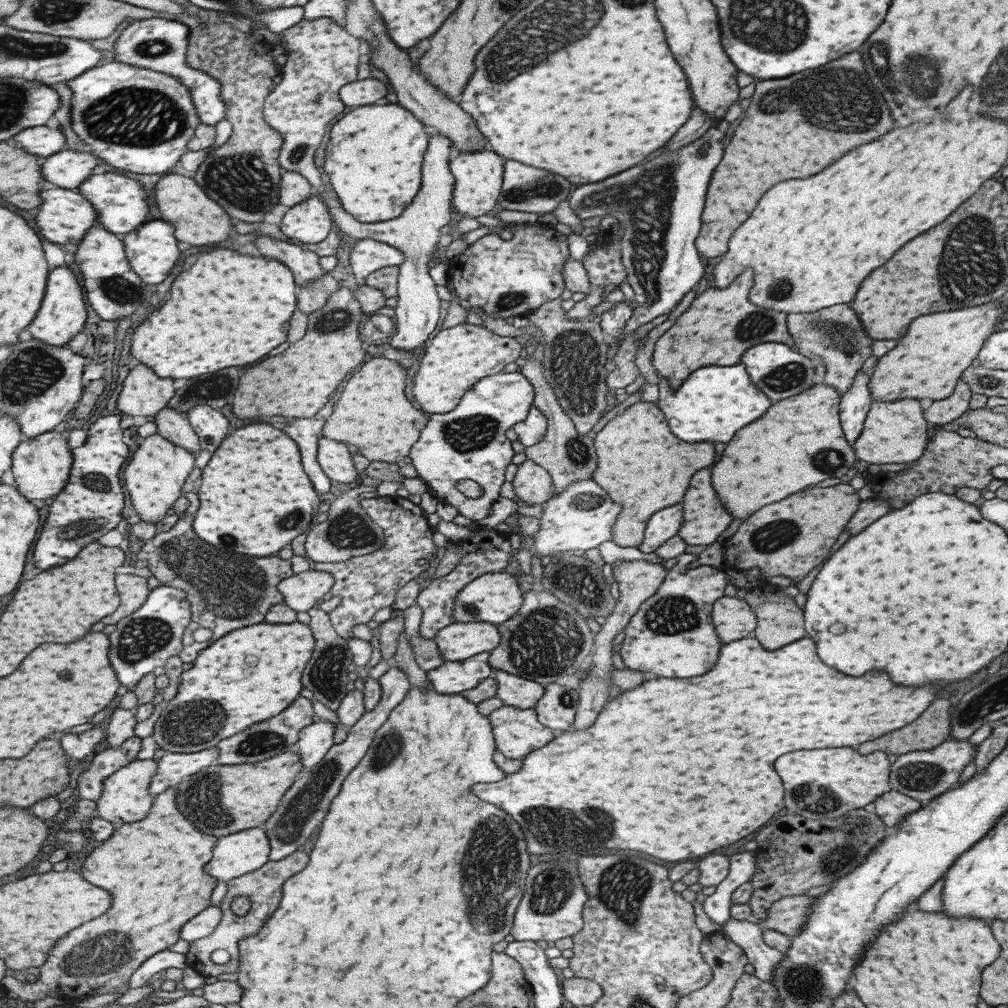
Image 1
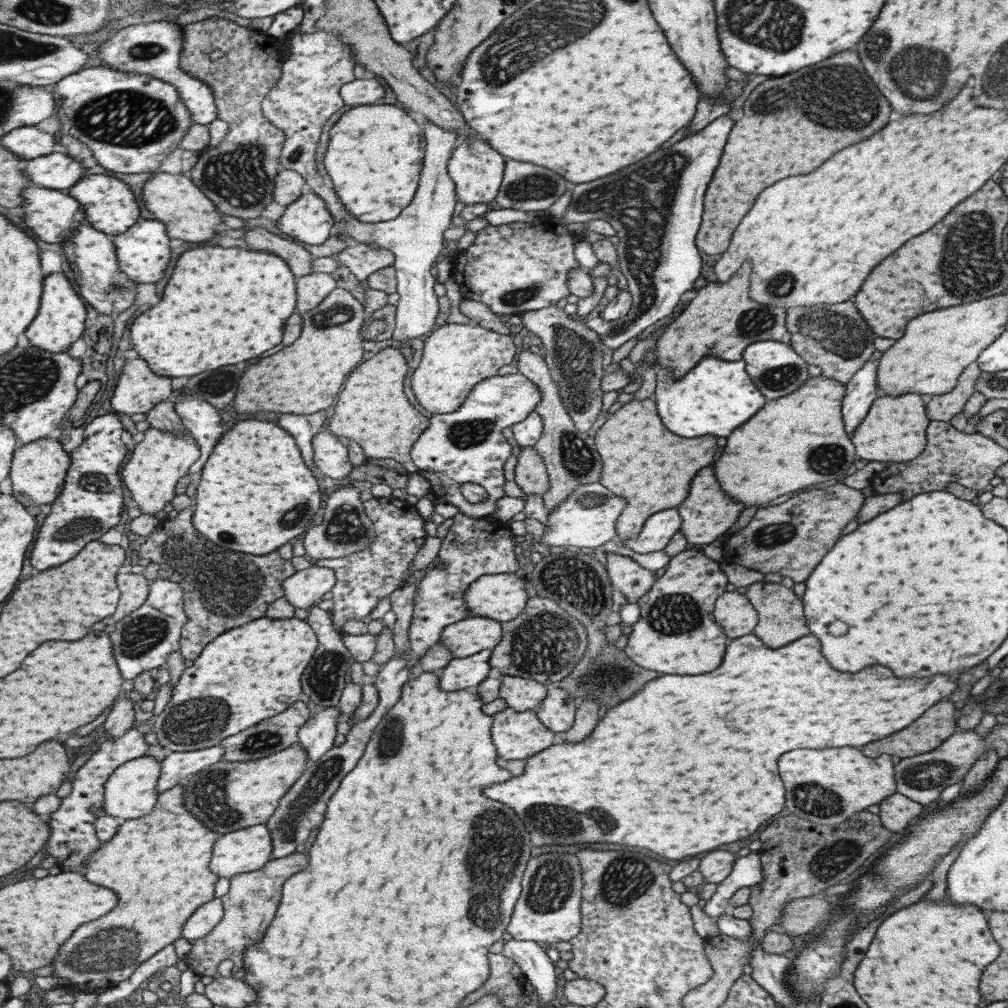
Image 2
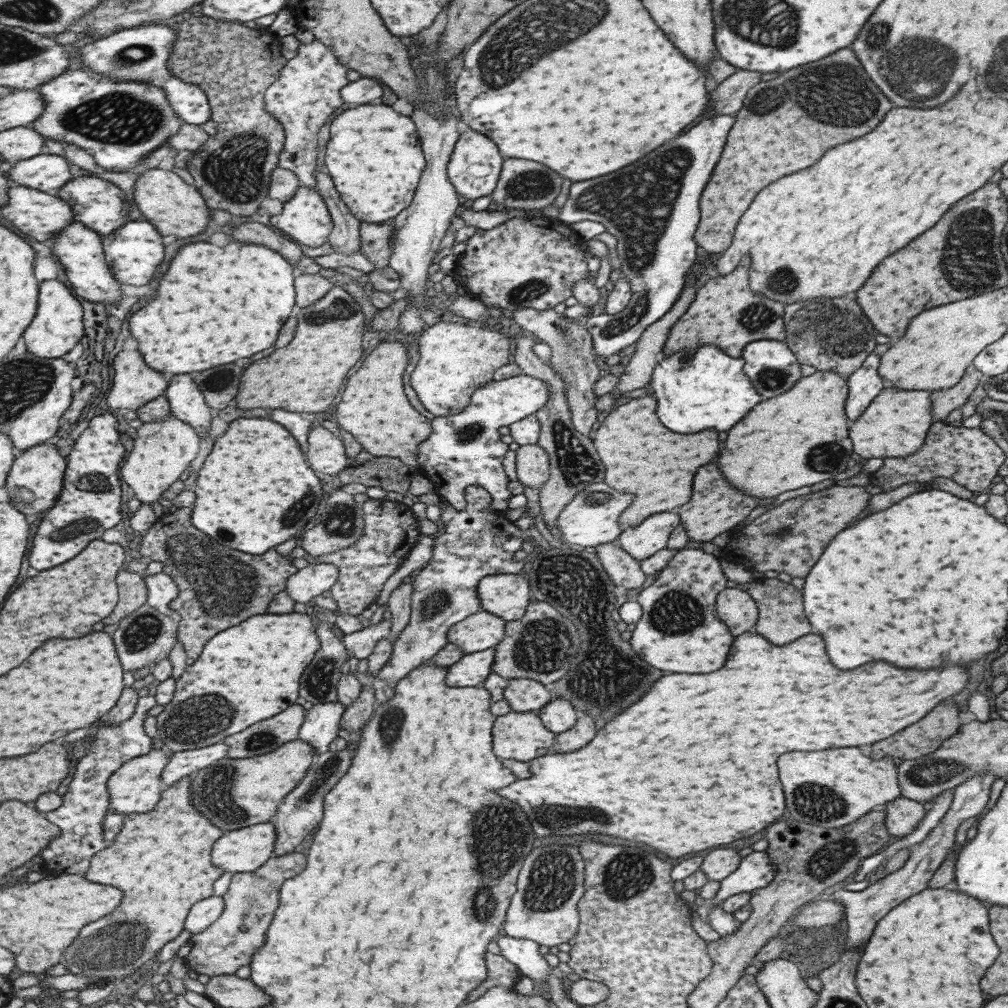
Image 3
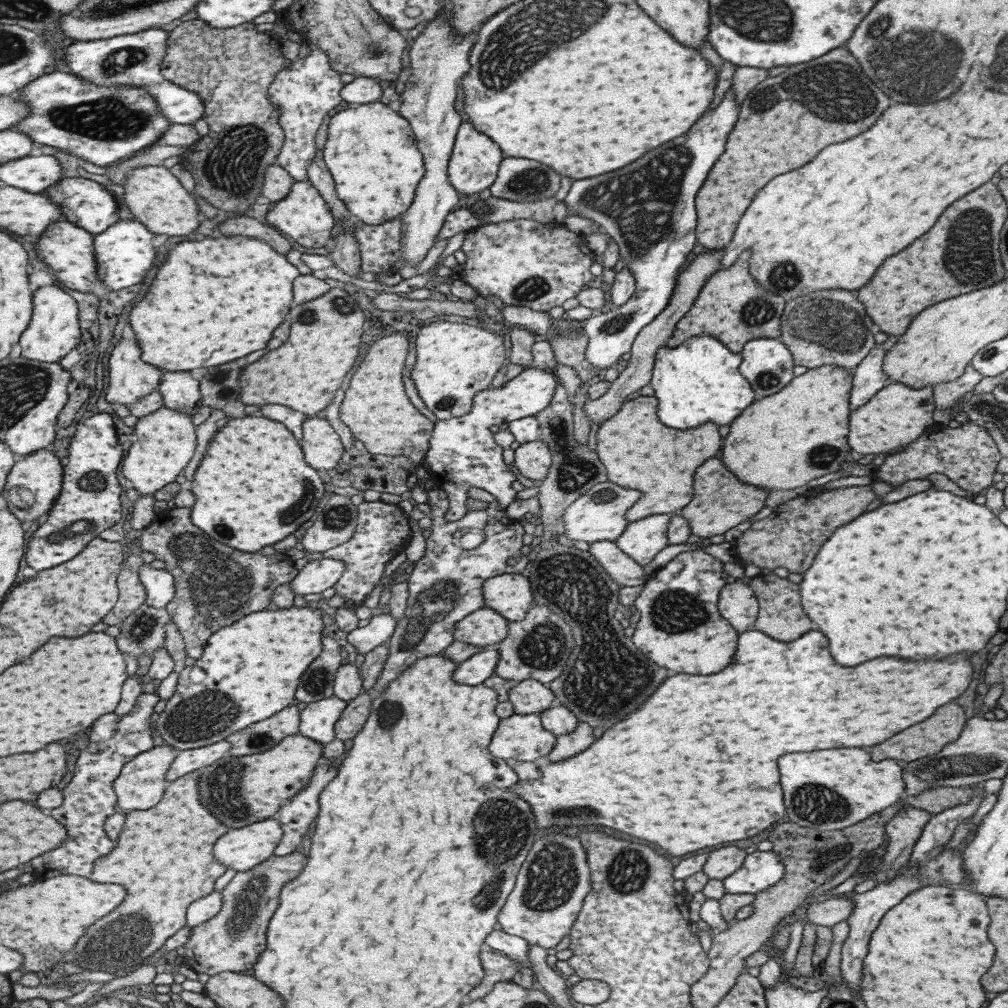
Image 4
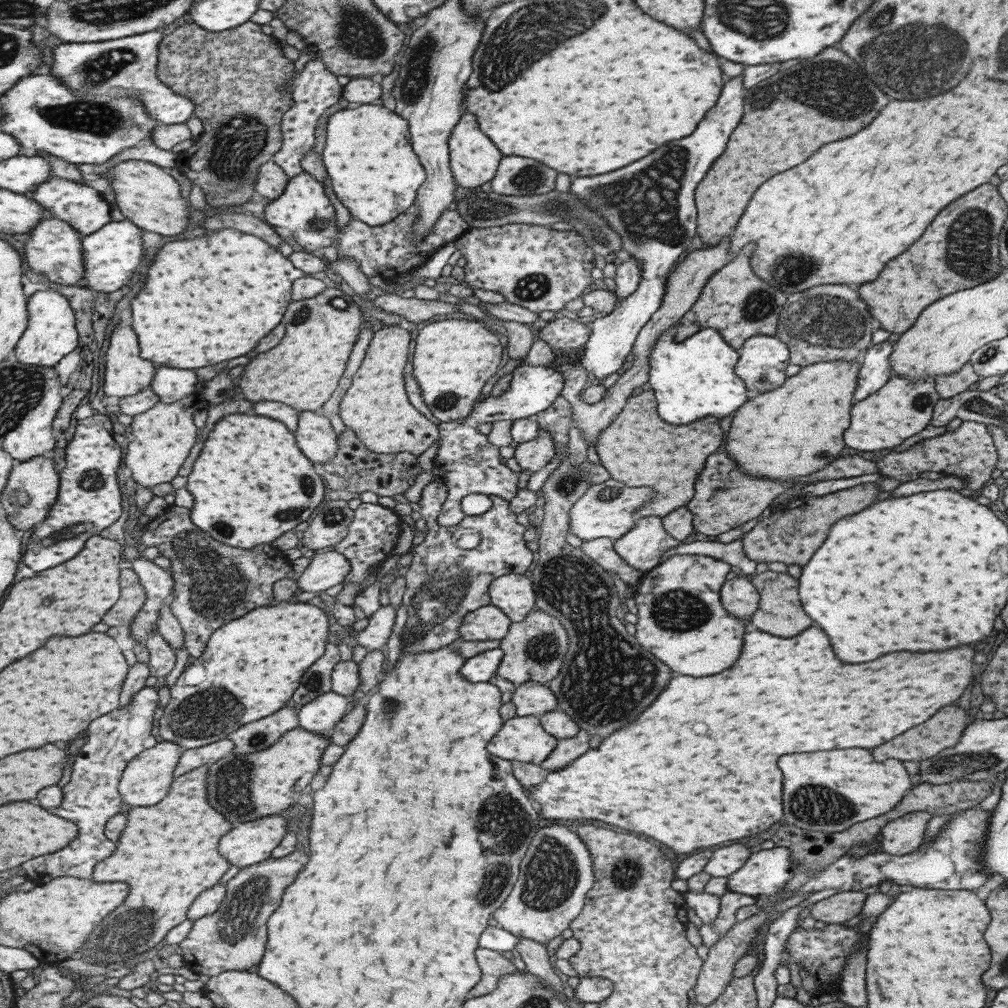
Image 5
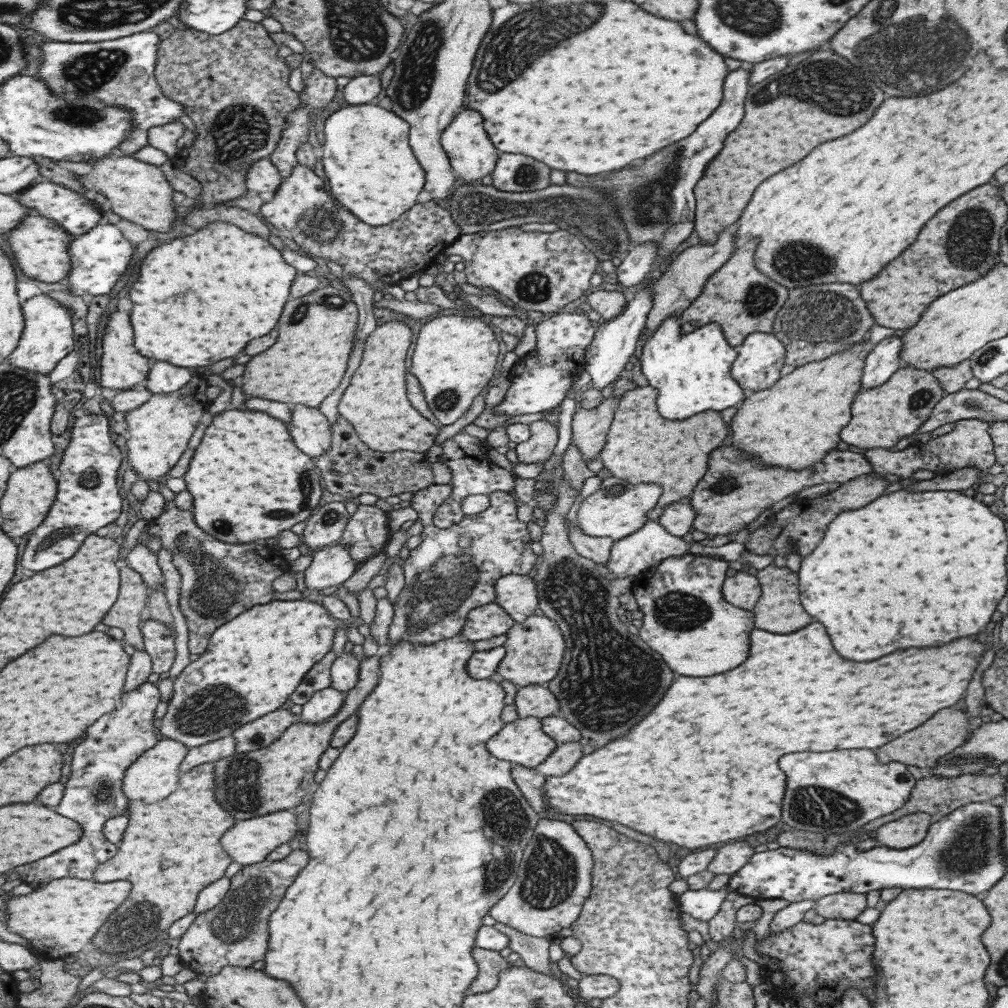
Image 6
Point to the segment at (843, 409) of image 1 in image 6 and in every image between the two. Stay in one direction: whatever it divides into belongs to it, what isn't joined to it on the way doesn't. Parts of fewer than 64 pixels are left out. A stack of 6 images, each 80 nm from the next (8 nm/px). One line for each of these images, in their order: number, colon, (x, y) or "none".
2: (860, 390)
3: (863, 384)
4: (867, 378)
5: (874, 369)
6: (883, 359)

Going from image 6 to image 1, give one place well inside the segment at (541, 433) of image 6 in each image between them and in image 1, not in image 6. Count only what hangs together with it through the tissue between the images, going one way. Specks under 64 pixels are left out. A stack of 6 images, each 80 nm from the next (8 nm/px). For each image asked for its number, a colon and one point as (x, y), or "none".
1: (531, 483)
2: (530, 474)
3: (531, 462)
4: (532, 459)
5: (532, 455)

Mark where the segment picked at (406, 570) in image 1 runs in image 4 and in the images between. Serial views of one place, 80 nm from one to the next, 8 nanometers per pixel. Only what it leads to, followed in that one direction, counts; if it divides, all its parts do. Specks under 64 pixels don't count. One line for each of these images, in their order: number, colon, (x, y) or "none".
2: (362, 577)
3: (389, 529)
4: (381, 531)

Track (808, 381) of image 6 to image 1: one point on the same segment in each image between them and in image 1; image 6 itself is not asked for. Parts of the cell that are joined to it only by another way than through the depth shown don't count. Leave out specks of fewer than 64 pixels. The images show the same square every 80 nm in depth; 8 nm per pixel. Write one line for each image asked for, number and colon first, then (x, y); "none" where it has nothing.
1: (798, 442)
2: (799, 439)
3: (800, 437)
4: (781, 441)
5: (795, 429)

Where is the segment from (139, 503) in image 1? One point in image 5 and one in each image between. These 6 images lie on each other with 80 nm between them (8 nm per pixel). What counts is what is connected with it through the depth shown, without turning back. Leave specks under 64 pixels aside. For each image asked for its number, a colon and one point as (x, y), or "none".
2: (161, 459)
3: (163, 450)
4: (167, 439)
5: (163, 436)

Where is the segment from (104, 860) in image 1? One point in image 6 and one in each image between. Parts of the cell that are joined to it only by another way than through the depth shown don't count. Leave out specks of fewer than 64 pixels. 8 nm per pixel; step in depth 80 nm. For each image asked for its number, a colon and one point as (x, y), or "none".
2: (159, 865)
3: (162, 859)
4: (164, 858)
5: (169, 854)
6: (171, 851)

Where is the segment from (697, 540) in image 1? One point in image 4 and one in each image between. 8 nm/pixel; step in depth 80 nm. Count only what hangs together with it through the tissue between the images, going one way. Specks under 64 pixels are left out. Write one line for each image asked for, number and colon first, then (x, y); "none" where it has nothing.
2: (706, 513)
3: (714, 507)
4: (720, 501)

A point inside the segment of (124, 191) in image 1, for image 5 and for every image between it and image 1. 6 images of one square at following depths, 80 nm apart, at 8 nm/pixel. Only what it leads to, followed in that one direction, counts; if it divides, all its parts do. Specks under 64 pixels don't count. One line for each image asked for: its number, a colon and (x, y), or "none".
2: (109, 203)
3: (99, 204)
4: (87, 203)
5: (84, 208)

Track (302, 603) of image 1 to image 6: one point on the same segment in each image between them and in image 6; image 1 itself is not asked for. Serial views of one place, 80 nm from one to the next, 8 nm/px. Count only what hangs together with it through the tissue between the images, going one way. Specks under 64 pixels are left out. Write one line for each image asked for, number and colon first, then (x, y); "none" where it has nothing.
2: (307, 587)
3: (317, 579)
4: (318, 576)
5: (326, 569)
6: (332, 565)

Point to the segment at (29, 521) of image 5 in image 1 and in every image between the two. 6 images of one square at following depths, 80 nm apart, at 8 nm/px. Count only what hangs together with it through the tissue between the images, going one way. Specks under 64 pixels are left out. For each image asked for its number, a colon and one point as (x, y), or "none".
1: (42, 466)
2: (39, 469)
3: (36, 481)
4: (36, 481)

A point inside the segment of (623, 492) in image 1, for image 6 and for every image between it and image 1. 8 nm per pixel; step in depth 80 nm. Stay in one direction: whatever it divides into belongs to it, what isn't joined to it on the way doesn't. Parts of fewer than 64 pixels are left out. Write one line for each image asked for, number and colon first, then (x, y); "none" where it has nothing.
2: (643, 463)
3: (640, 457)
4: (638, 452)
5: (637, 448)
6: (640, 446)

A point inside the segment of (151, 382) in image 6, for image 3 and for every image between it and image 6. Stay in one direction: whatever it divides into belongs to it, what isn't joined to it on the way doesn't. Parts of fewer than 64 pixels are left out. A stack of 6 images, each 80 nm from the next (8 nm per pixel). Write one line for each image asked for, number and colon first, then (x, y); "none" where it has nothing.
3: (187, 403)
4: (181, 391)
5: (172, 384)

